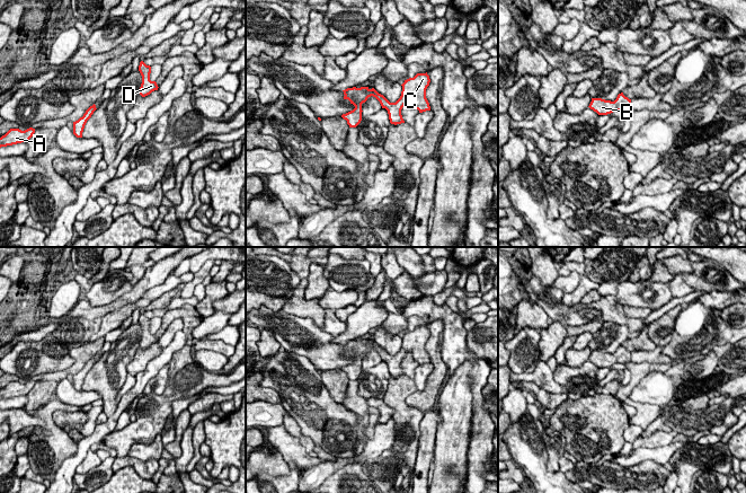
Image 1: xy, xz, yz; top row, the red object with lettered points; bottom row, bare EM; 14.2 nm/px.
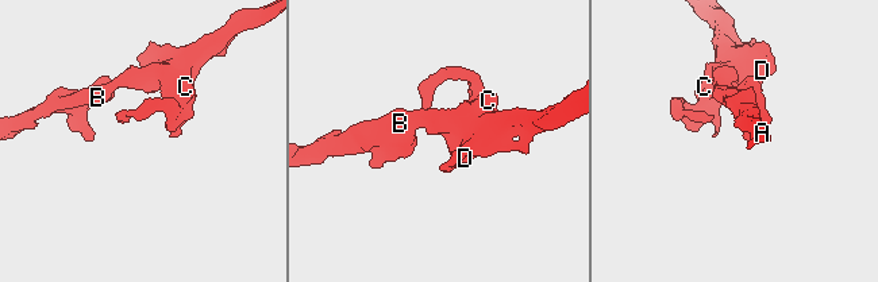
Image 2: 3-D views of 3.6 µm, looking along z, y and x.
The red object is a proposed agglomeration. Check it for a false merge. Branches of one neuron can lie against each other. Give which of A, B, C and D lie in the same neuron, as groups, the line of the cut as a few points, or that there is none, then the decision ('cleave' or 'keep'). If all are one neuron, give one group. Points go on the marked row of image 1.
groups A B C D; cut none; keep

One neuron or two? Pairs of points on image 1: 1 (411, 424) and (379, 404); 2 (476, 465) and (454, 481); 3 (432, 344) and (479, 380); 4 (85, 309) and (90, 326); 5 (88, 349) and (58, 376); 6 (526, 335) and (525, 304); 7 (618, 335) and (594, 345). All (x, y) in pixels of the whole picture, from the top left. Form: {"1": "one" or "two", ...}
{"1": "two", "2": "two", "3": "two", "4": "two", "5": "one", "6": "two", "7": "one"}

